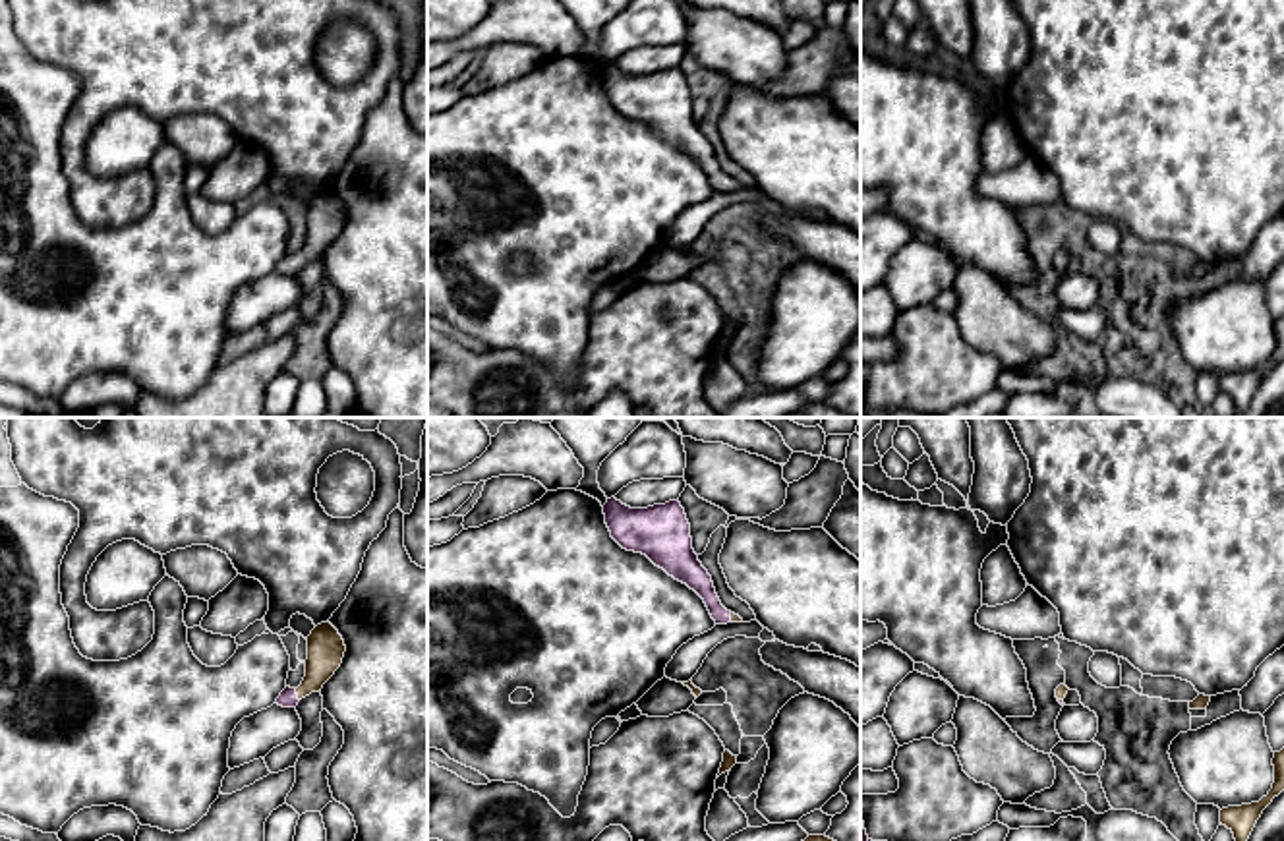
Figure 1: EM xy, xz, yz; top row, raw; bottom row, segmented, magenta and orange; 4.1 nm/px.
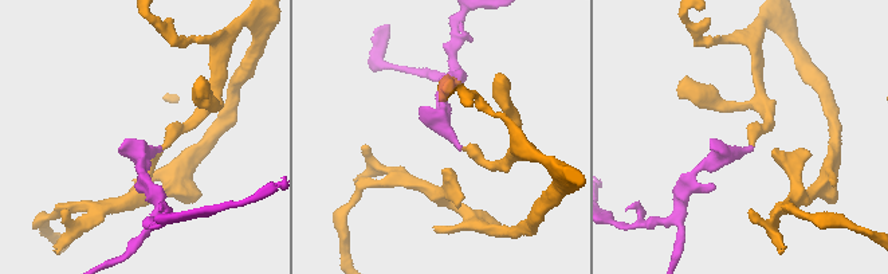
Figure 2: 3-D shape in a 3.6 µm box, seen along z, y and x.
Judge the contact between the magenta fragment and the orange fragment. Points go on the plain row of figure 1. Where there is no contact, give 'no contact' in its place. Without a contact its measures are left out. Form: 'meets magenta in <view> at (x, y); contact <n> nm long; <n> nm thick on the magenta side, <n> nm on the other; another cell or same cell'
meets magenta in xy at (296, 261); contact 60 nm long; 80 nm thick on the magenta side, 160 nm on the other; same cell

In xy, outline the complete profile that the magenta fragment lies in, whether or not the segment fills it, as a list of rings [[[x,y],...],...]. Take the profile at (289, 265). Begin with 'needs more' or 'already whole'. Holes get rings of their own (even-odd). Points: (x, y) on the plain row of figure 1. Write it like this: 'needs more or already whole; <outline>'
needs more; [[[331,189],[317,191],[307,207],[306,244],[298,255],[286,253],[277,271],[296,275],[298,269],[311,259],[321,259],[323,251],[340,234],[346,213],[338,197]]]

